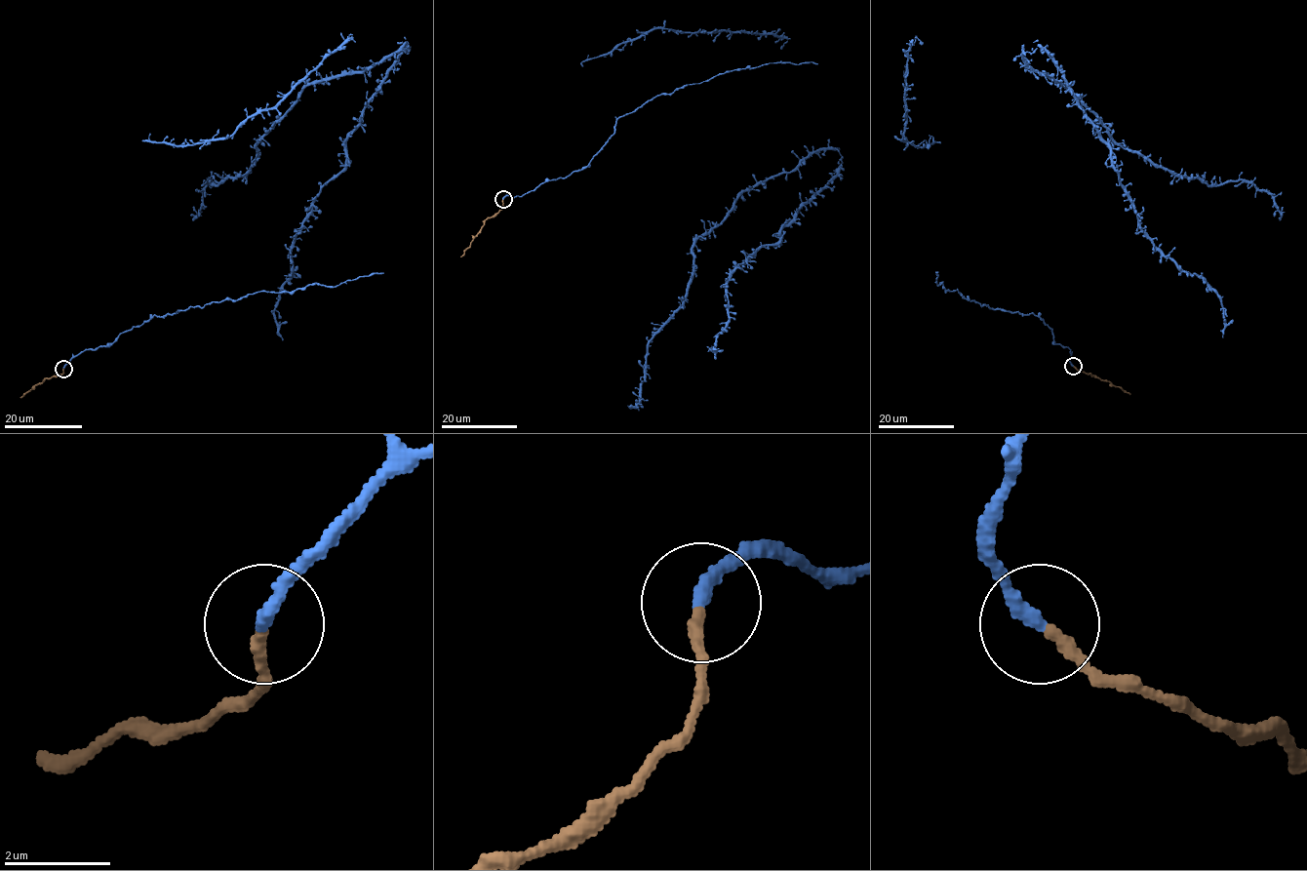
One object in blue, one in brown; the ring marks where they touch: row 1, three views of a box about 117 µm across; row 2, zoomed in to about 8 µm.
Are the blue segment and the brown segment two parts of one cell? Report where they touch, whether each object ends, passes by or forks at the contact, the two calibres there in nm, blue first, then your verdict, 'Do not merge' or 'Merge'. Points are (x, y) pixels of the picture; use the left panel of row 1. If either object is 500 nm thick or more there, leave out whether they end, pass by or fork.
Place: (63, 369). At the ring blue ends. At the ring brown ends. Thickness 280 nm (blue) against 240 nm. Do not merge

